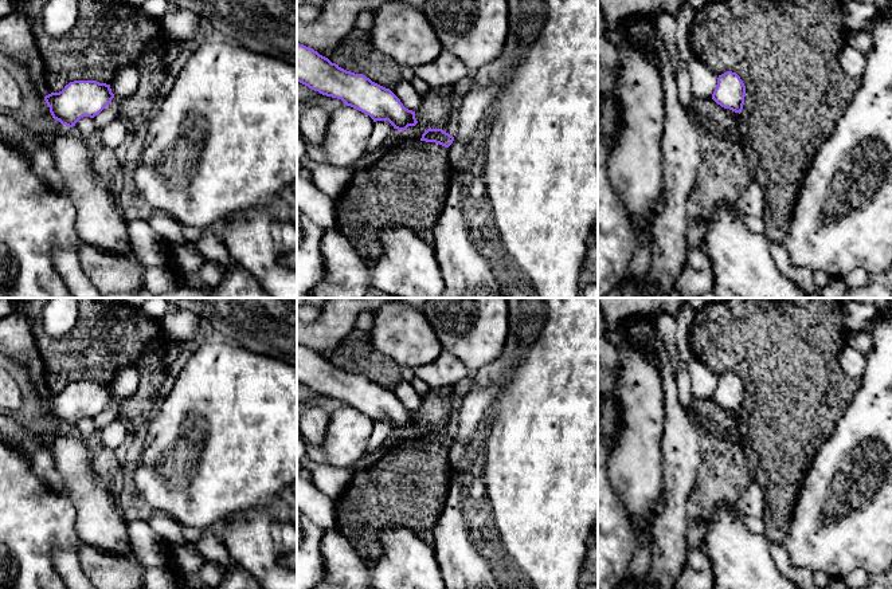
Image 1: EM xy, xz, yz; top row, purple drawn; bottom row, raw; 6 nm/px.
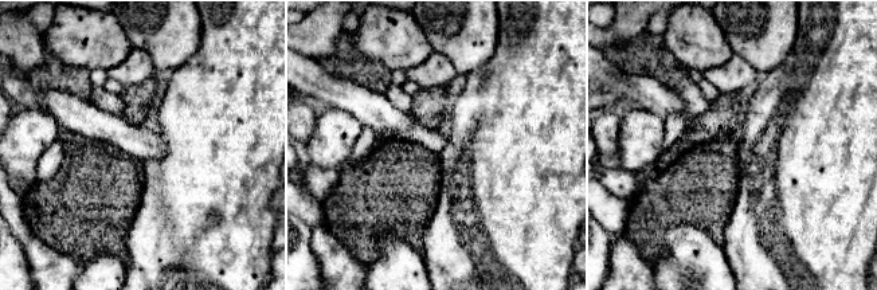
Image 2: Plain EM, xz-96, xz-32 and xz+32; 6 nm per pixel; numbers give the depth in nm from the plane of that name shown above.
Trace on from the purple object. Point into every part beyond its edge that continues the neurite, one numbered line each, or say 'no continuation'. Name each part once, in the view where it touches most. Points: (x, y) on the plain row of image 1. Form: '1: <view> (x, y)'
no continuation

